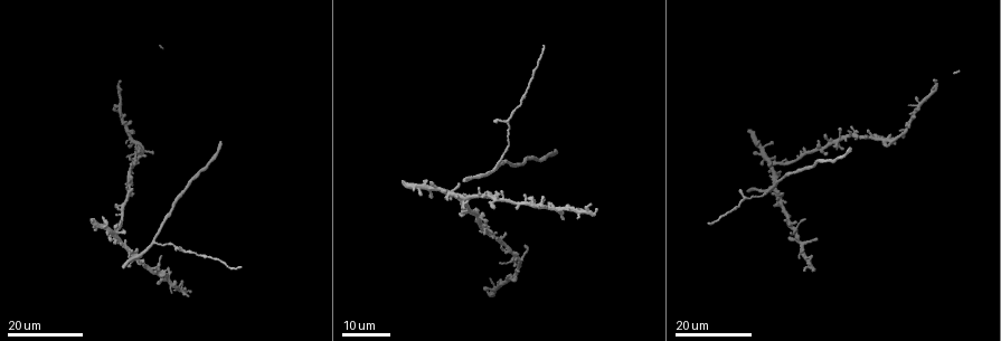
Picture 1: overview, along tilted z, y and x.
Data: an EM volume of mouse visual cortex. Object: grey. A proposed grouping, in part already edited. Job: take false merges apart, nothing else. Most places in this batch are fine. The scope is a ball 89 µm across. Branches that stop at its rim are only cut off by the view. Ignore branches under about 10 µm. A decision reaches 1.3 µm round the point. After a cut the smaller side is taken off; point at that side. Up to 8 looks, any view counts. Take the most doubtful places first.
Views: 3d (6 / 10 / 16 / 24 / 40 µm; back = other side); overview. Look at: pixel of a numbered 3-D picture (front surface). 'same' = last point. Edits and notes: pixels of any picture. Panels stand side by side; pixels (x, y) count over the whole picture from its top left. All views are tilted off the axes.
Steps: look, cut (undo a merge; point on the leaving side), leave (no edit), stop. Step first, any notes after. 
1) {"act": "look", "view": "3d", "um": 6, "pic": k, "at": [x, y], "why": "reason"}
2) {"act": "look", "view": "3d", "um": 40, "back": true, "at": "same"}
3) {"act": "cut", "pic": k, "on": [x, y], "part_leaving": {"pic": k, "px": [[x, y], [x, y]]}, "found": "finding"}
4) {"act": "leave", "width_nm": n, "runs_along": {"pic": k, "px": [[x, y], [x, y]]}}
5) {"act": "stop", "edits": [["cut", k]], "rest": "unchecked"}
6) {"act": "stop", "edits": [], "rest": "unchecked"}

{"act": "look", "view": "3d", "um": 16, "pic": 1, "at": [153, 240], "why": "three arms meet"}

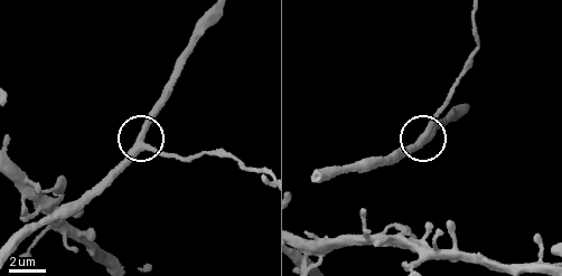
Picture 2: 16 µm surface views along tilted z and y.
{"act": "look", "view": "3d", "um": 10, "pic": 2, "at": [425, 136], "why": "closer look"}

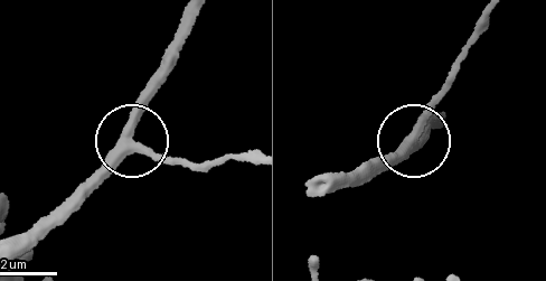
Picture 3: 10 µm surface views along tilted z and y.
{"act": "leave", "width_nm": 360, "found": "one cell here"}

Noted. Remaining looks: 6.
{"act": "look", "view": "3d", "um": 16, "pic": 1, "at": [744, 197], "why": "sudden change in width"}

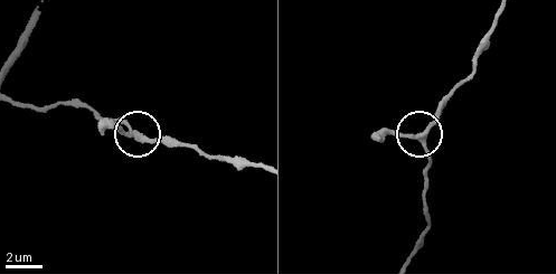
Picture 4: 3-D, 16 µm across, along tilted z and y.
{"act": "look", "view": "3d", "um": 6, "pic": 4, "at": [423, 140]}

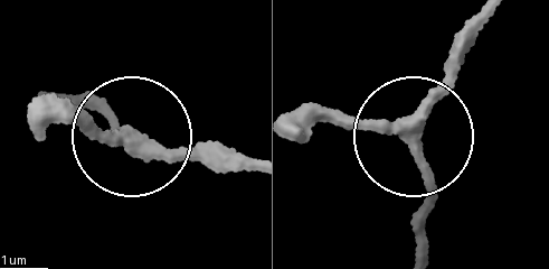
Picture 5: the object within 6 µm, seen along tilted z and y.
{"act": "look", "view": "3d", "um": 6, "back": true, "pic": 5, "at": [413, 138]}

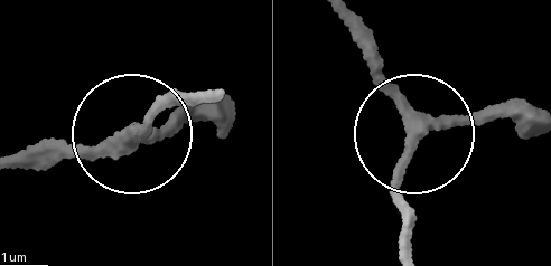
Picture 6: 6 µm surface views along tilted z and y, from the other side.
{"act": "leave", "width_nm": 250, "found": "continuous, no second cell"}

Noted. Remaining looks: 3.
{"act": "look", "view": "3d", "um": 24, "pic": 1, "at": [129, 250], "why": "four arms meet"}

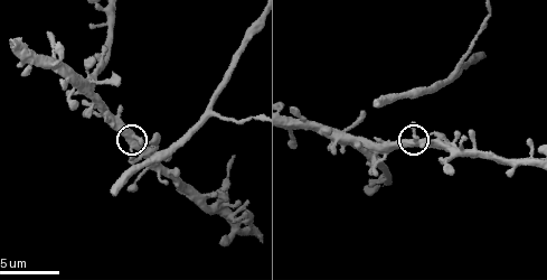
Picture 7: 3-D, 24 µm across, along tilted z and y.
{"act": "look", "view": "3d", "um": 10, "pic": 7, "at": [134, 137]}

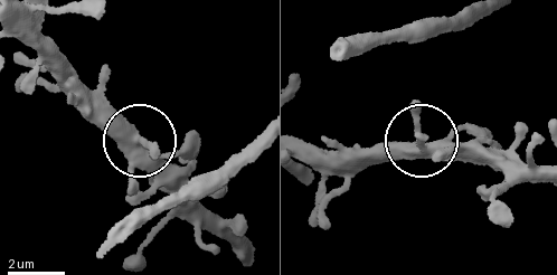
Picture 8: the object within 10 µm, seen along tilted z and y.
{"act": "leave", "arms": 4, "found": "all the same cell"}

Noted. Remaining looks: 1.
{"act": "stop", "edits": [], "rest": "unchecked"}

